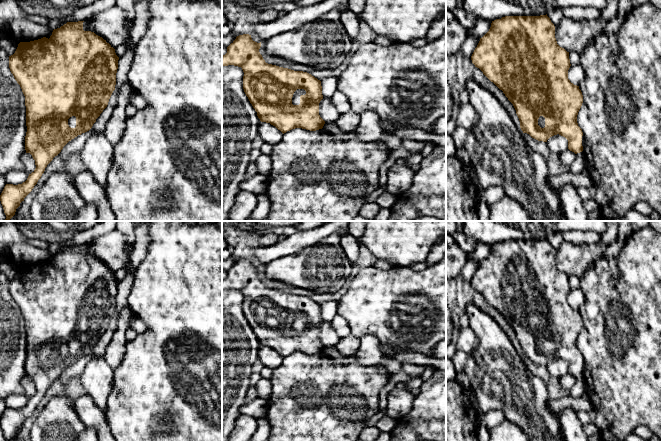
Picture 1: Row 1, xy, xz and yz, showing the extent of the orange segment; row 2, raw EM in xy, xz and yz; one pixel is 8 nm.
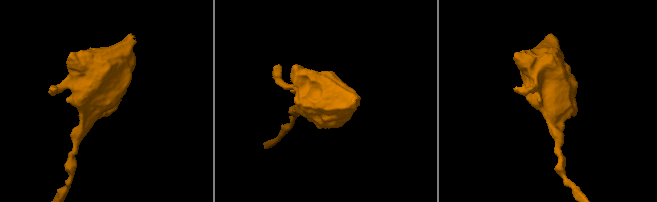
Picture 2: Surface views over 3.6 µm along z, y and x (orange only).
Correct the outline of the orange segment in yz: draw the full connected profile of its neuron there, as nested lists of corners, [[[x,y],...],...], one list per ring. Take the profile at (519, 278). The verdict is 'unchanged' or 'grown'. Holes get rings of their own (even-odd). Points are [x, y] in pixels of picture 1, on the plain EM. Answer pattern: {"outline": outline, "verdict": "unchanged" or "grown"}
{"outline": [[[547,238],[505,240],[492,245],[471,284],[513,328],[523,357],[543,366],[559,358],[568,364],[570,375],[583,375],[583,356],[577,347],[583,319],[579,310],[568,303],[569,276],[557,268],[555,250]]], "verdict": "grown"}

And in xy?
{"outline": [[[67,246],[54,253],[50,262],[43,261],[30,266],[20,266],[15,277],[9,280],[9,292],[25,320],[26,350],[25,374],[35,384],[36,392],[22,408],[6,408],[0,425],[6,441],[13,441],[24,422],[32,415],[47,389],[72,363],[89,355],[96,343],[107,331],[115,314],[119,281],[115,273],[102,261],[83,254],[83,246]]], "verdict": "grown"}

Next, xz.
{"outline": [[[243,258],[236,261],[222,280],[222,290],[242,292],[244,316],[260,345],[270,347],[283,358],[295,352],[322,353],[325,345],[319,339],[319,327],[323,323],[321,305],[307,296],[266,287],[259,276],[260,271],[261,266],[257,267],[251,259]]], "verdict": "grown"}

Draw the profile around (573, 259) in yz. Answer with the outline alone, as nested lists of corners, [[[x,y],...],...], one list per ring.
[[[601,240],[593,244],[572,244],[563,241],[555,251],[557,268],[569,277],[582,277],[589,266],[602,256],[606,247]]]

